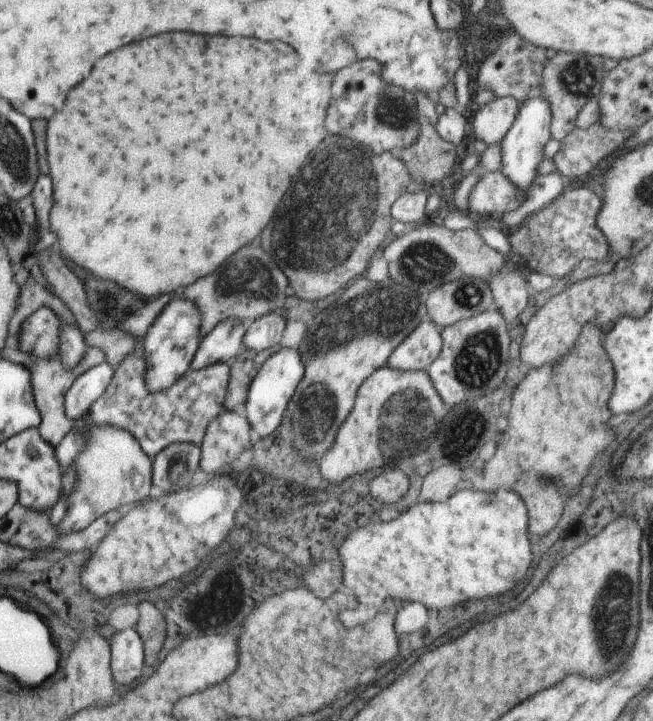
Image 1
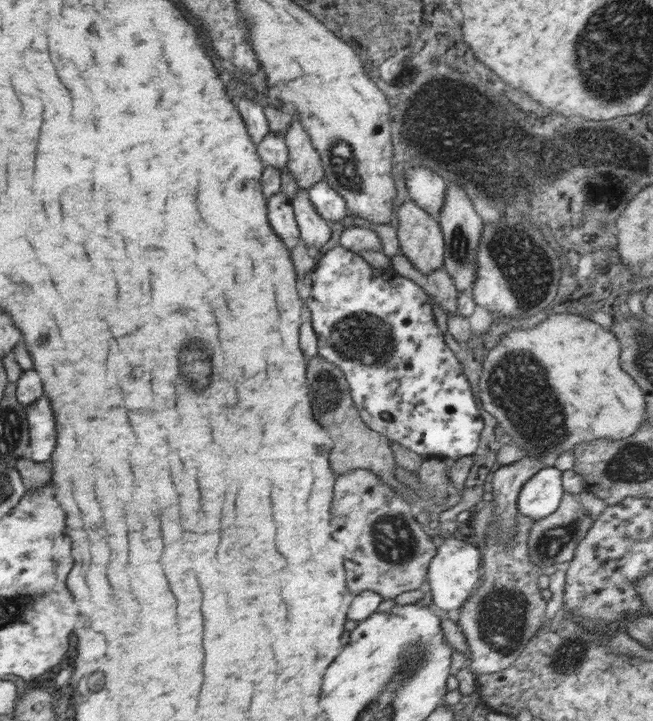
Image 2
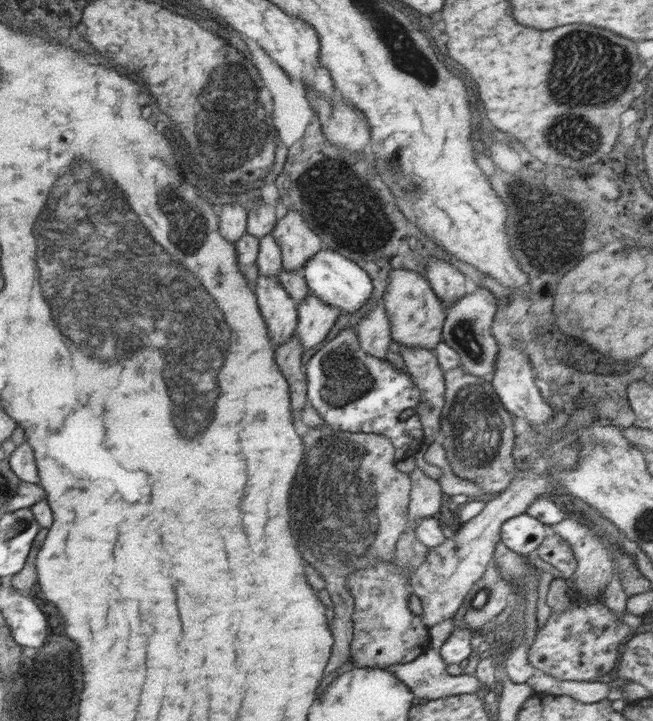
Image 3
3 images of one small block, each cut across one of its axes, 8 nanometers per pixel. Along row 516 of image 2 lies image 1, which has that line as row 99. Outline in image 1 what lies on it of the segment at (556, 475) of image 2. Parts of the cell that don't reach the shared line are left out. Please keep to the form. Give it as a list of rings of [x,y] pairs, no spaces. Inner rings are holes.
[[[543,91],[536,95],[529,95],[526,102],[518,110],[516,121],[512,124],[511,130],[508,130],[506,136],[501,141],[501,172],[514,184],[518,186],[524,194],[528,195],[530,186],[538,178],[538,164],[544,159],[544,150],[546,144],[551,140],[551,122],[552,110],[548,96]]]

